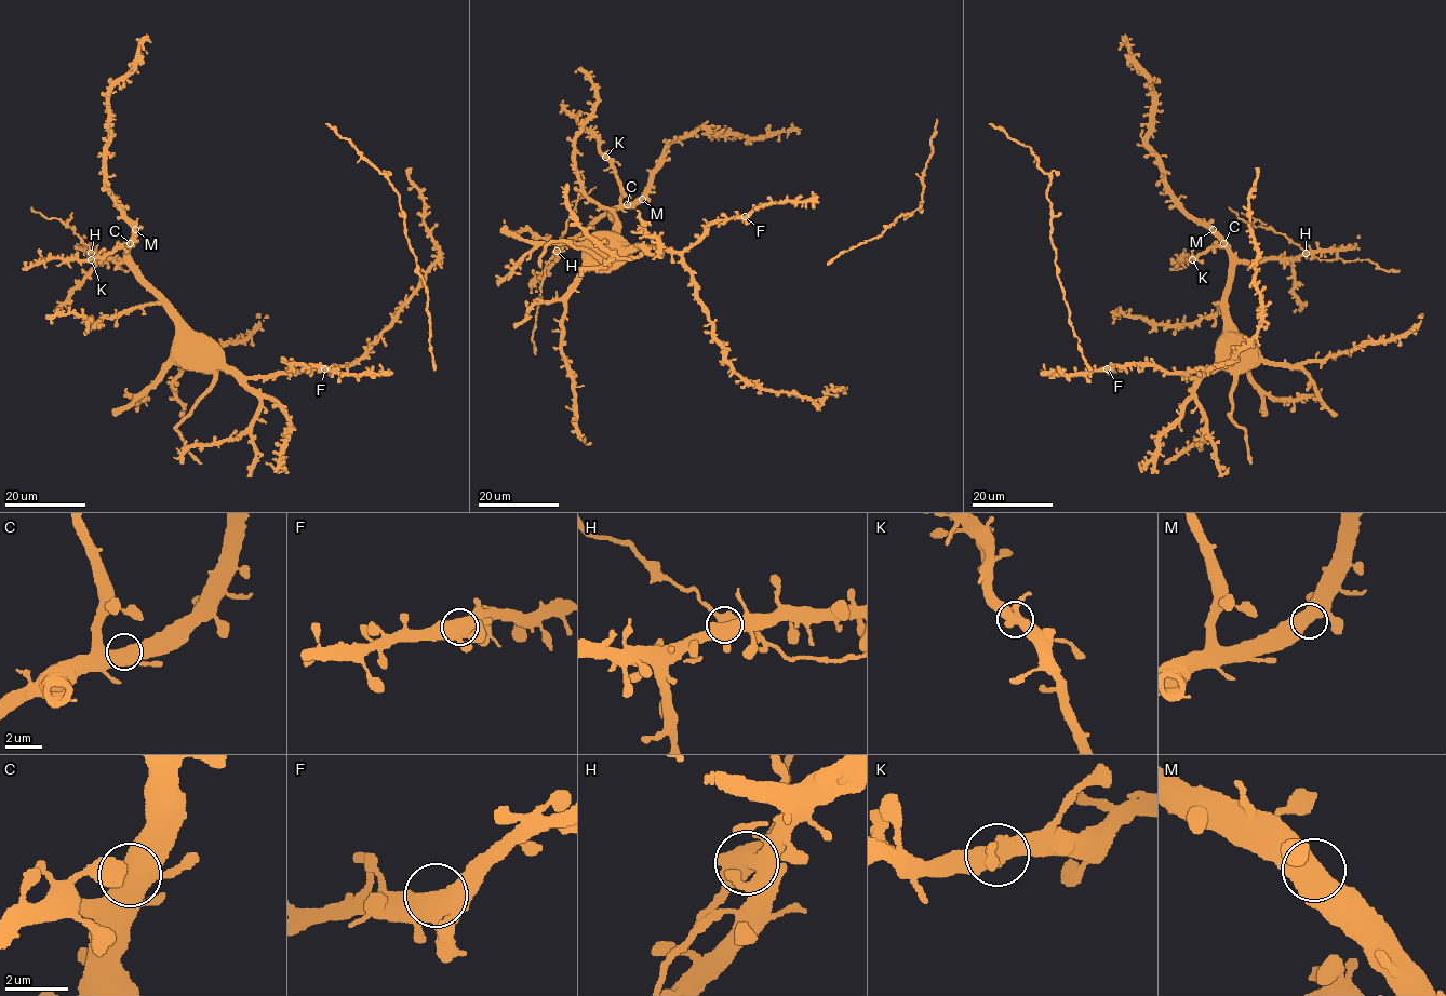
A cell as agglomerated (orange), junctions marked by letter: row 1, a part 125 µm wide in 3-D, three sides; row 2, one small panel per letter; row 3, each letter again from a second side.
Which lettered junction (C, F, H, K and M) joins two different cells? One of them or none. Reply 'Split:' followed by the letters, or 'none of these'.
Split: H

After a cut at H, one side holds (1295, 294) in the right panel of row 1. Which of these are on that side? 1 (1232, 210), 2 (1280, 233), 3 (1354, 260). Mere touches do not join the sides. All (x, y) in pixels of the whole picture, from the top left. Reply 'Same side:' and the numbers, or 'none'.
Same side: none

